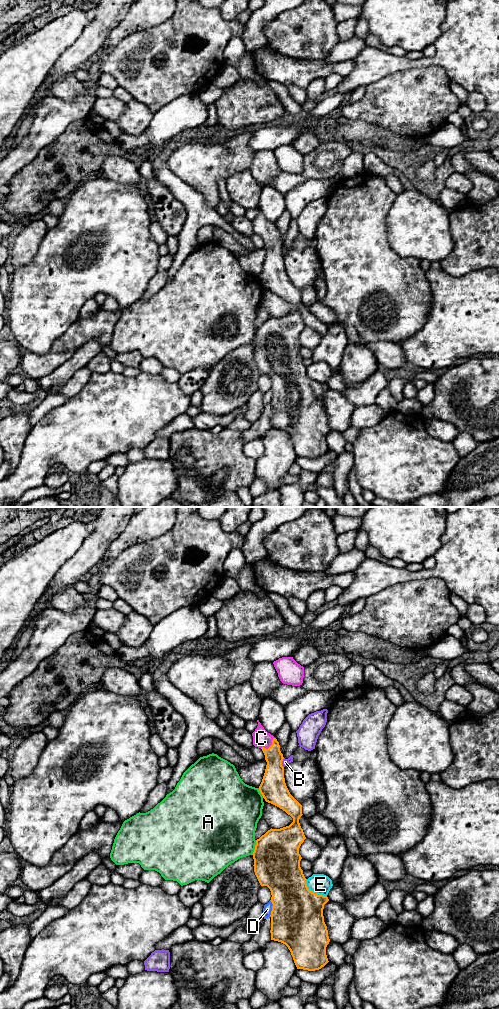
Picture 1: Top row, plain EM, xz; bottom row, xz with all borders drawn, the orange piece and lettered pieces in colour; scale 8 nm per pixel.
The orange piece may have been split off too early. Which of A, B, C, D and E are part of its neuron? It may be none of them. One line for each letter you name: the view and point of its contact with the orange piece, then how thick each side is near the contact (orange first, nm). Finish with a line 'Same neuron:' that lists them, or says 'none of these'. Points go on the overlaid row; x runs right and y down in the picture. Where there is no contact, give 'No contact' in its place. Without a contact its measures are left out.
C: Touches orange at xz (270, 746). Thickness 160 nm (orange) against 140 nm
Same neuron: C

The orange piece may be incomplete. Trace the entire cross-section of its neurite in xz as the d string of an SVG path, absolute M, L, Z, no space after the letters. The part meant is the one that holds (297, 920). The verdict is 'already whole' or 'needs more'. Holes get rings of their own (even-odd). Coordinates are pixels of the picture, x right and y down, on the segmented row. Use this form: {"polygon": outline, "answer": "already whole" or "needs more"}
{"polygon": "M257 720L257 722L258 726L252 733L253 745L262 749L265 755L265 760L267 762L265 773L259 786L259 791L266 802L271 803L285 811L293 818L293 822L289 826L280 829L271 828L256 840L255 849L252 854L254 859L254 872L260 885L267 886L271 891L272 897L270 901L273 904L270 915L271 940L281 942L288 947L297 969L315 971L321 969L329 962L326 955L326 947L329 944L330 939L323 916L324 905L329 901L329 899L327 896L318 895L310 891L307 887L306 878L303 874L303 870L300 867L300 861L302 857L299 854L299 848L306 839L303 829L299 823L299 819L303 815L302 805L290 794L286 786L284 778L284 767L282 766L284 757L280 751L279 742L273 735L264 729L259 720Z", "answer": "needs more"}

